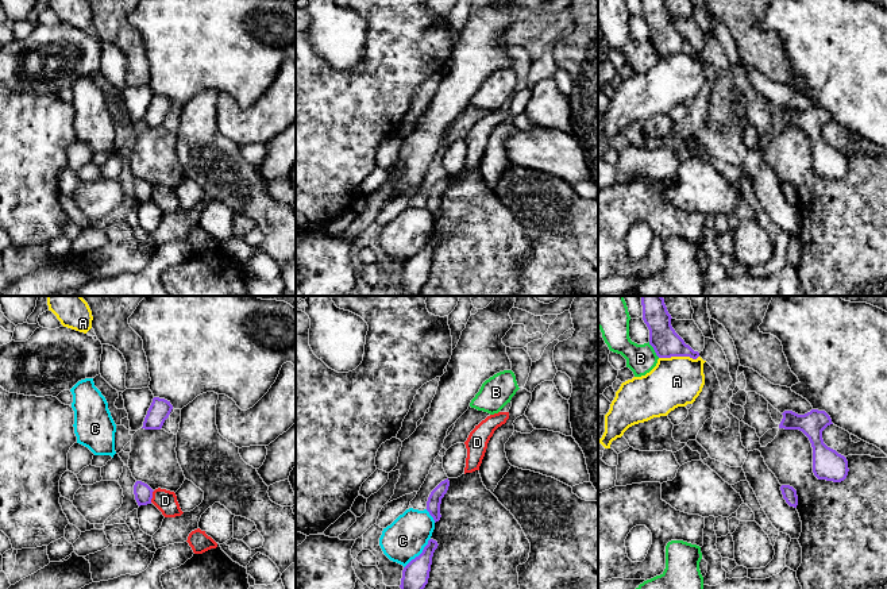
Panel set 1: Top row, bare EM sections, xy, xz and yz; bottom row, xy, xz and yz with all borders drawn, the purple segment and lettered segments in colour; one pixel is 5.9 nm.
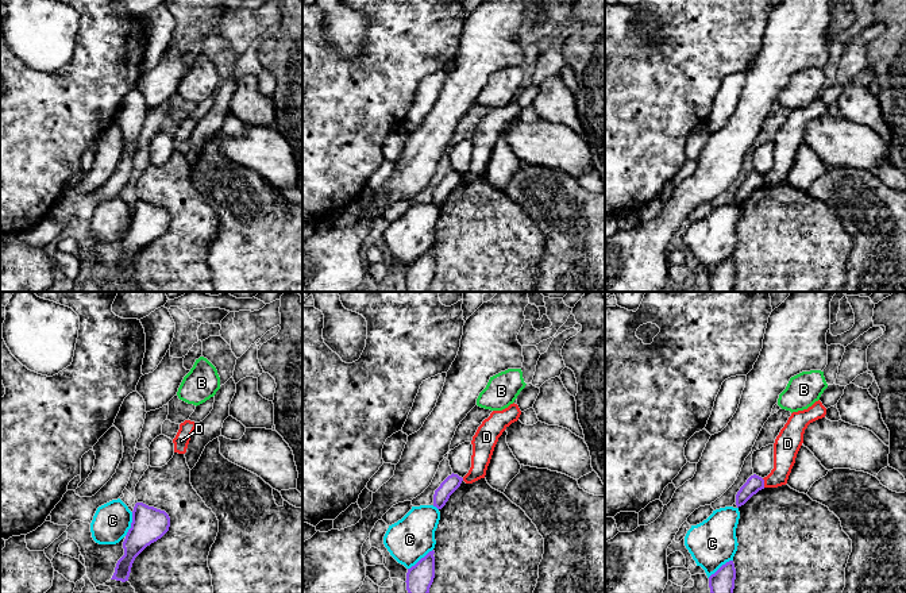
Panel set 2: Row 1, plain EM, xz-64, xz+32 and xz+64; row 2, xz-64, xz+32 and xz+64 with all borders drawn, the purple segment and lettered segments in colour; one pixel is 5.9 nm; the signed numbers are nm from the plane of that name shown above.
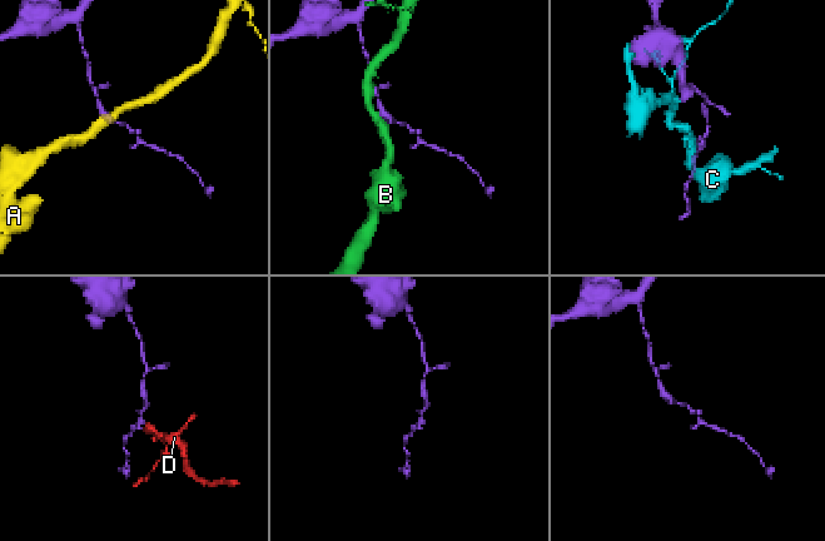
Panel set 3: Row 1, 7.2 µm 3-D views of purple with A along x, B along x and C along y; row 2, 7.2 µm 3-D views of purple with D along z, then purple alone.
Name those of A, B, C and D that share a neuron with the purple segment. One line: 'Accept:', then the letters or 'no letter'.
Accept: no letter

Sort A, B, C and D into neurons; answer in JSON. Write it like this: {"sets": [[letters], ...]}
{"sets": [["A"], ["B"], ["C"], ["D"]]}

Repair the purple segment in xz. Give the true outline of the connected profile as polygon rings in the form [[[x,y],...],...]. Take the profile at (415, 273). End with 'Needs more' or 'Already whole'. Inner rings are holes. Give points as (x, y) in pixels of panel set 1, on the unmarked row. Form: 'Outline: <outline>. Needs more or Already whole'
Outline: [[[429,236],[423,250],[404,265],[400,285],[405,296],[420,296],[428,281],[432,254],[437,243],[436,238]]]. Already whole

